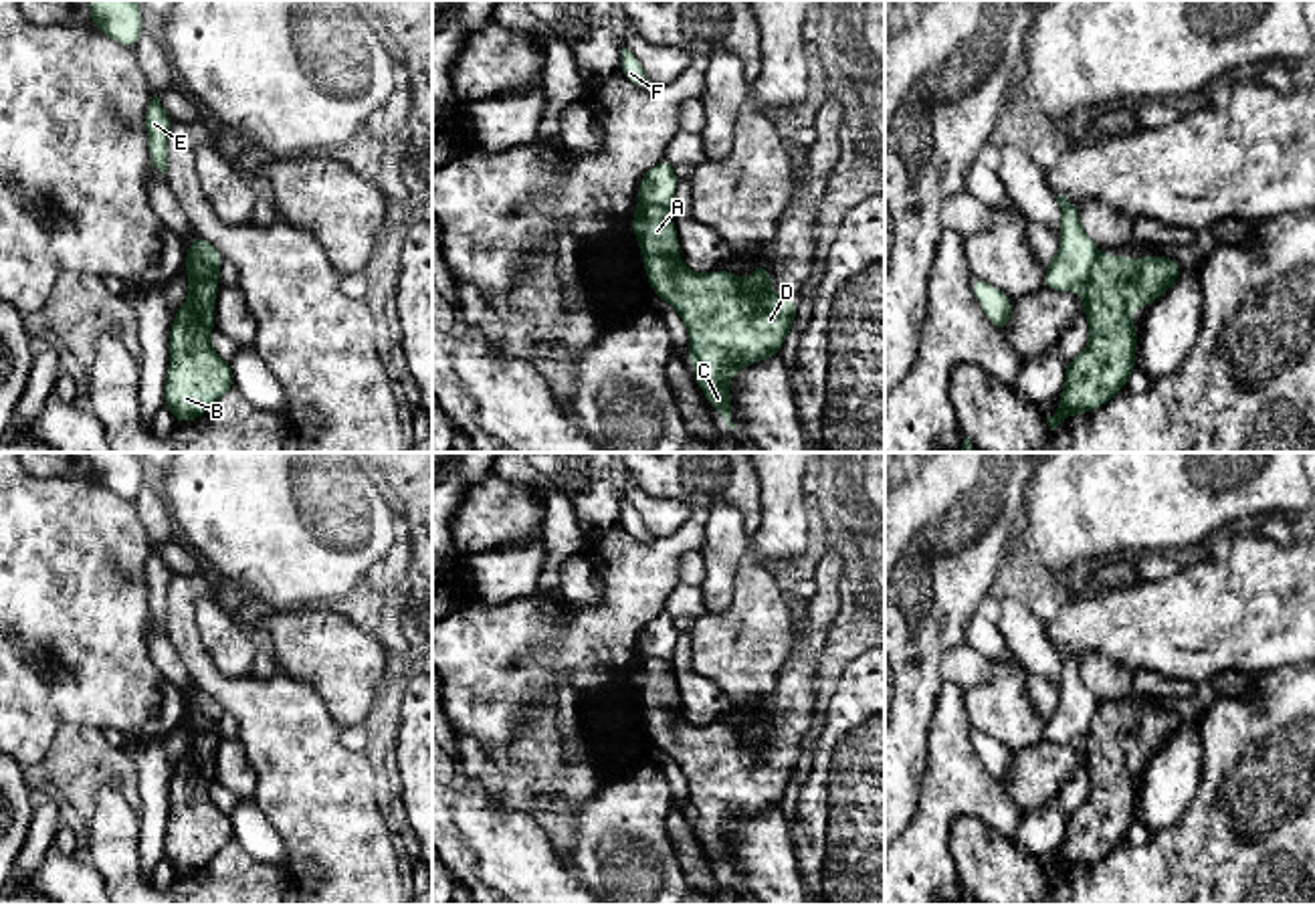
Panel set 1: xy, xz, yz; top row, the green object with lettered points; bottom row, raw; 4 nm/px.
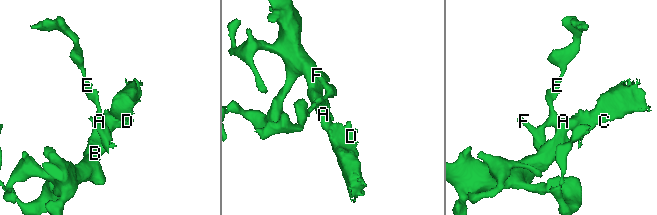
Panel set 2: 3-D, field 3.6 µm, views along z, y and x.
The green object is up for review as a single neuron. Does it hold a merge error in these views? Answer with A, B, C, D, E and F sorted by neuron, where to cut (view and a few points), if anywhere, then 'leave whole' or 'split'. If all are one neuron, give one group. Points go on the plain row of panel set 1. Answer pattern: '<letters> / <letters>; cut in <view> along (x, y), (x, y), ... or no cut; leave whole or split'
A B C D / E F; cut in yz along (1105, 710), (1091, 722), (1089, 732), (1079, 742); split

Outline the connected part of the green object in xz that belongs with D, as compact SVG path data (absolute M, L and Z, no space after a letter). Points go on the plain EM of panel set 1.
M640 657L630 675L652 745L687 778L697 838L725 877L735 881L727 832L747 816L780 808L798 753L774 749L768 715L753 715L751 733L741 733L733 723L707 729L691 725L681 715L669 661Z

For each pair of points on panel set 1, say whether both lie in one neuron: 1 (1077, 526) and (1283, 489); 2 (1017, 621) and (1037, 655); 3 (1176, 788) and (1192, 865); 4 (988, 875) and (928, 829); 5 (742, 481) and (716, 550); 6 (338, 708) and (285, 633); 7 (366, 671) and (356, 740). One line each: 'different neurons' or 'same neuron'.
1: same neuron
2: same neuron
3: different neurons
4: different neurons
5: different neurons
6: same neuron
7: different neurons

